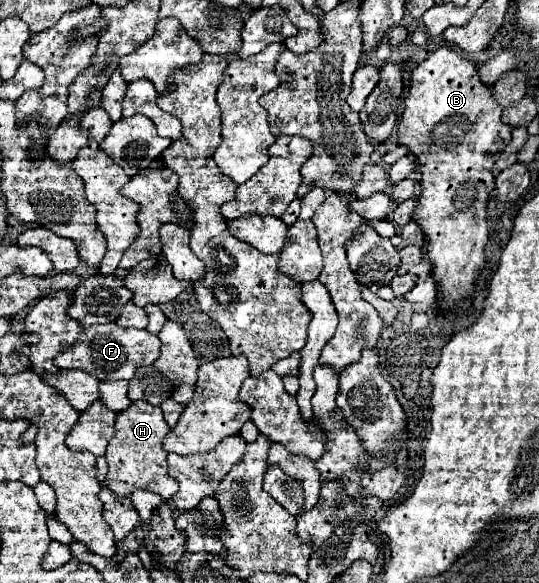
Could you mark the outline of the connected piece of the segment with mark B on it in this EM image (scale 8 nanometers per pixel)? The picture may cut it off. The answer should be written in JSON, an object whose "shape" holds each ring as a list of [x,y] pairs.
{"shape":[[[441,46],[427,60],[423,60],[409,80],[405,94],[405,110],[401,122],[397,124],[397,142],[407,146],[409,152],[419,162],[421,170],[421,196],[415,208],[415,222],[423,228],[425,238],[429,240],[427,258],[433,264],[433,274],[439,284],[439,298],[443,308],[457,306],[463,298],[469,296],[475,278],[485,266],[483,248],[487,244],[487,202],[491,190],[495,188],[495,176],[491,172],[495,160],[505,150],[511,140],[511,126],[501,120],[503,108],[493,96],[491,86],[479,80],[479,72],[471,60],[461,58],[453,48]]]}

